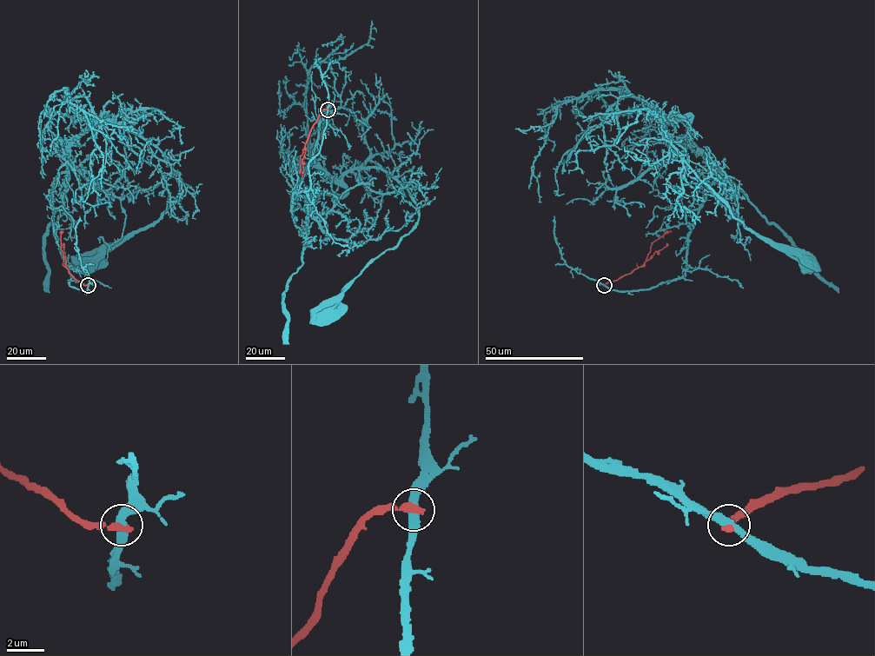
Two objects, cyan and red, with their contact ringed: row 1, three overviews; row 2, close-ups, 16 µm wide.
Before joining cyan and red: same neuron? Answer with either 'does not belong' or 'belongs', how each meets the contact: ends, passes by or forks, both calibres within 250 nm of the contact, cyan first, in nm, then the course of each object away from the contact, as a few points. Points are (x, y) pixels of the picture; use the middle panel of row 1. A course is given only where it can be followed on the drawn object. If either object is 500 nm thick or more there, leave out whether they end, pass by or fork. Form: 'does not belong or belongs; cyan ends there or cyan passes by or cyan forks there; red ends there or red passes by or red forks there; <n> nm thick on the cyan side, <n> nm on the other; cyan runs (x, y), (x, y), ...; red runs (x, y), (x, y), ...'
does not belong; cyan passes by; red ends there; 400 nm thick on the cyan side, 440 nm on the other; cyan runs (327, 109), (294, 222), (367, 168), (419, 216), (326, 315); red runs (327, 109), (319, 115), (301, 155), (302, 176)

